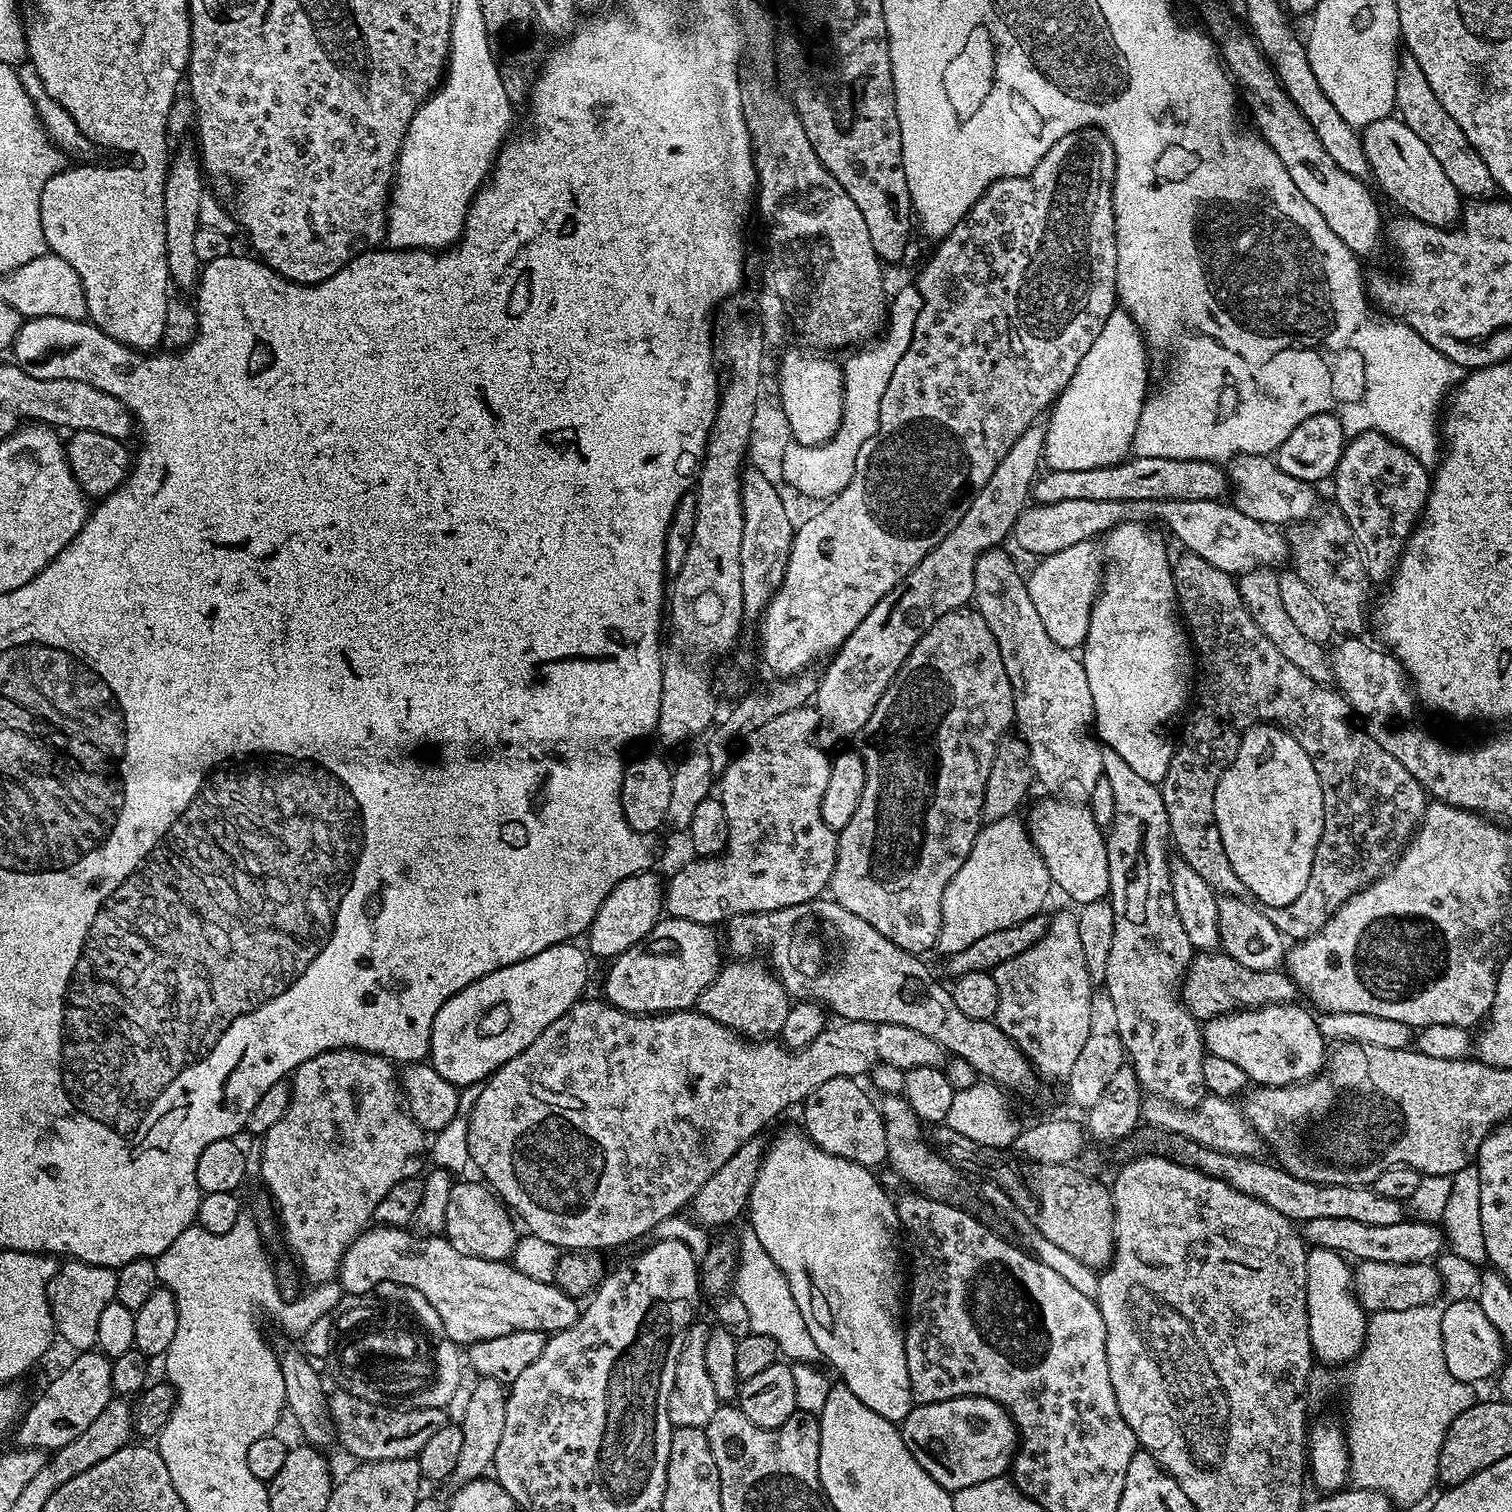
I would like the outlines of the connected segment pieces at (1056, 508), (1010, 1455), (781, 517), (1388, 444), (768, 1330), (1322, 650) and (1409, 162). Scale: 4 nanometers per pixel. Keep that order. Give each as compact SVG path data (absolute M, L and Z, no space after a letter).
M1071 500L1053 504L1033 503L1025 507L1016 519L1010 536L1022 546L1024 552L1030 552L1037 558L1058 554L1067 547L1078 546L1091 541L1091 536L1099 537L1109 529L1123 522L1144 522L1149 519L1153 505L1147 500Z
M964 1396L937 1404L916 1404L902 1421L902 1435L918 1466L934 1478L952 1484L949 1493L993 1480L1013 1467L1018 1452L1018 1429L1008 1411L981 1396Z
M752 470L752 480L742 480L750 482L743 484L743 490L754 490L756 494L756 504L760 500L760 526L752 532L752 538L748 538L746 529L742 533L742 594L744 595L744 618L745 621L759 621L765 613L766 607L776 596L776 592L785 587L785 576L788 572L788 556L792 553L792 537L794 535L794 521L787 516L787 510L783 505L783 498L778 491L777 485L771 484L759 470Z
M1379 431L1357 432L1344 445L1344 453L1334 469L1334 504L1350 517L1361 543L1370 553L1366 567L1374 581L1384 582L1392 576L1414 525L1425 511L1430 472L1424 468L1427 467L1414 453Z
M740 1268L736 1272L736 1281L731 1291L746 1305L750 1314L752 1332L758 1336L768 1336L776 1344L779 1355L792 1362L816 1362L821 1359L818 1346L814 1346L814 1338L810 1338L810 1330L806 1330L806 1322L790 1294L788 1285L779 1275L772 1274L768 1280L769 1269L760 1268L756 1272L756 1280L746 1269Z
M1259 566L1252 568L1239 577L1238 587L1242 602L1255 625L1258 626L1259 630L1262 630L1263 634L1266 634L1267 638L1270 638L1270 641L1274 642L1279 653L1287 661L1294 662L1299 670L1302 670L1304 674L1310 676L1318 684L1327 685L1333 679L1332 669L1329 665L1329 653L1326 651L1325 645L1310 642L1310 638L1306 638L1298 630L1298 626L1290 618L1289 611L1282 603L1280 572L1276 570L1271 572L1271 570L1271 567Z
M1385 118L1374 121L1363 129L1362 132L1364 156L1368 160L1370 176L1376 179L1376 184L1397 204L1400 208L1405 208L1407 215L1414 220L1421 220L1424 224L1436 224L1441 226L1449 225L1457 219L1462 208L1462 197L1457 192L1455 186L1446 178L1442 166L1438 166L1438 161L1434 159L1434 154L1430 154L1426 142L1410 130L1403 120L1399 118Z

